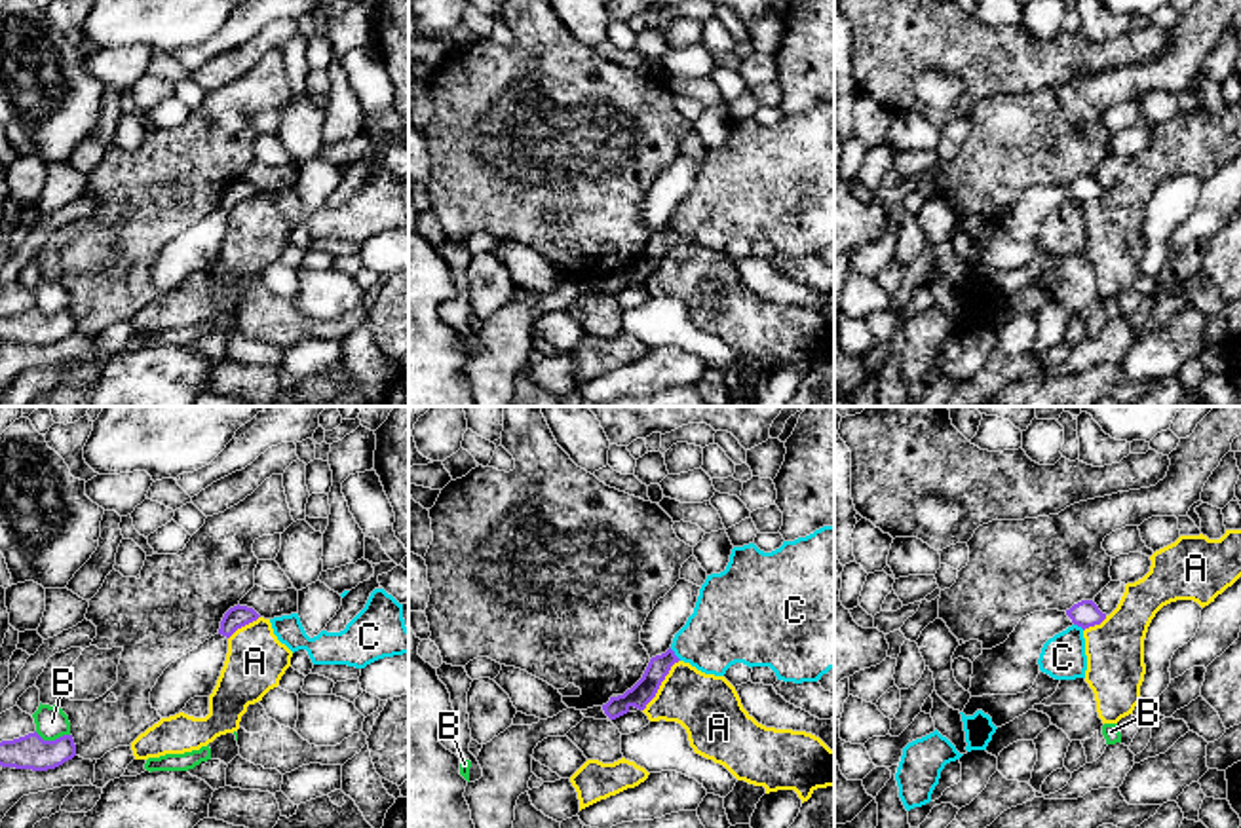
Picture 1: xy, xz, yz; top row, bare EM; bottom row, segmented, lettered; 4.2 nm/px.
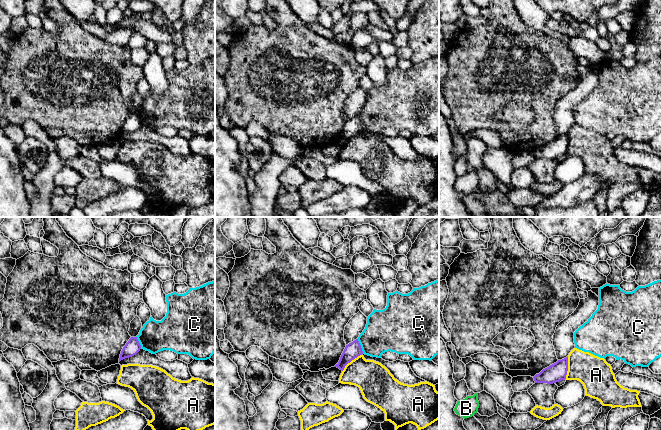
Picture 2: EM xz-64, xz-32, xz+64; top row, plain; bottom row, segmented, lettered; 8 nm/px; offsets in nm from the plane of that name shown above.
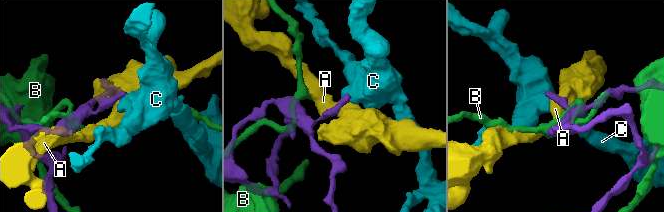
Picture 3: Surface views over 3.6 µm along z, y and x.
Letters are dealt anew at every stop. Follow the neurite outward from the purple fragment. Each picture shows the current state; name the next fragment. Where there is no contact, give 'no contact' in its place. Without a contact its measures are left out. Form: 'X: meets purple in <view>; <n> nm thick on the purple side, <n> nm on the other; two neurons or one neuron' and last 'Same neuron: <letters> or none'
A: meets purple in xz; 100 nm thick on the purple side, 280 nm on the other; two neurons
B: meets purple in xy; 140 nm thick on the purple side, 140 nm on the other; two neurons
C: meets purple in xz; 100 nm thick on the purple side, 300 nm on the other; two neurons
Same neuron: none

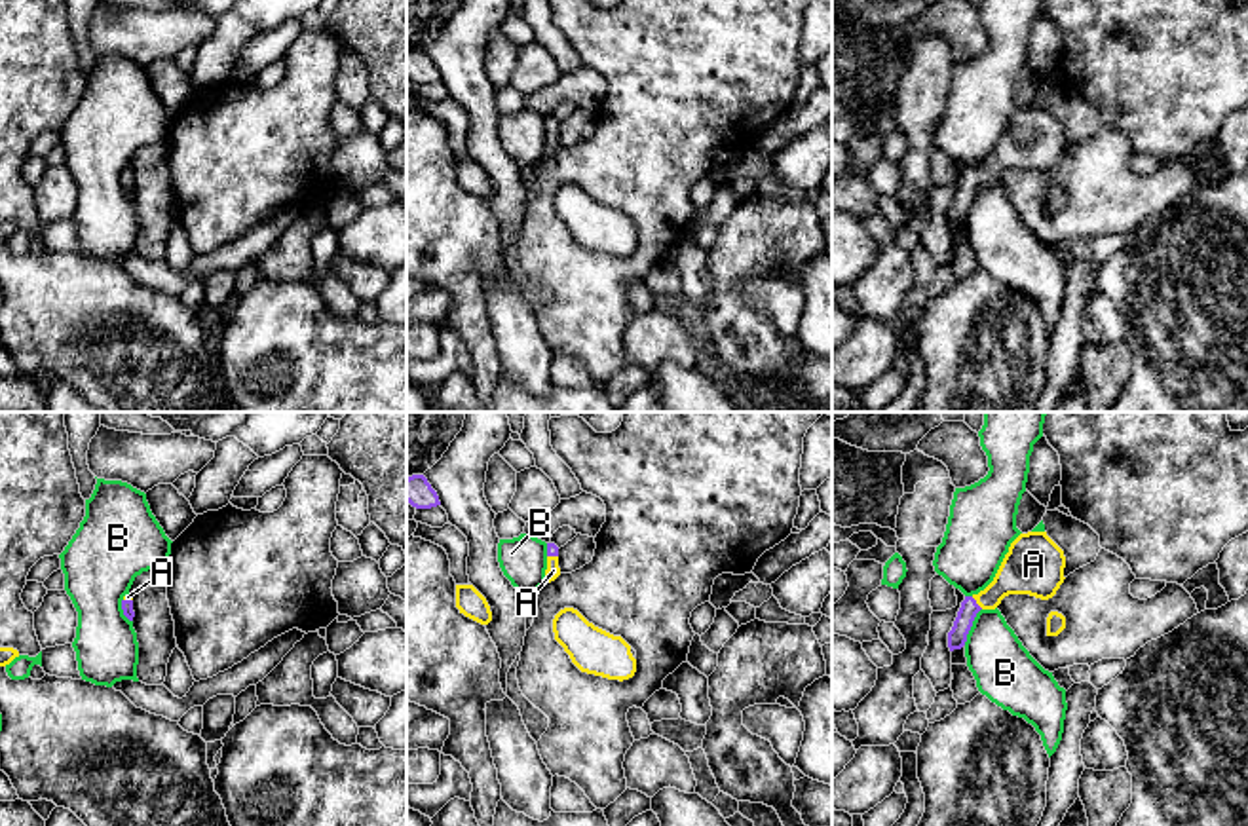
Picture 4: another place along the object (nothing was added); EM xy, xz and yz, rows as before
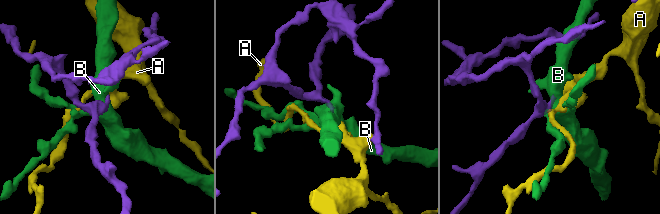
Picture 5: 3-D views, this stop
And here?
A: meets purple in yz; 80 nm thick on the purple side, 200 nm on the other; one neuron
B: meets purple in yz; 80 nm thick on the purple side, 260 nm on the other; two neurons
Same neuron: A

